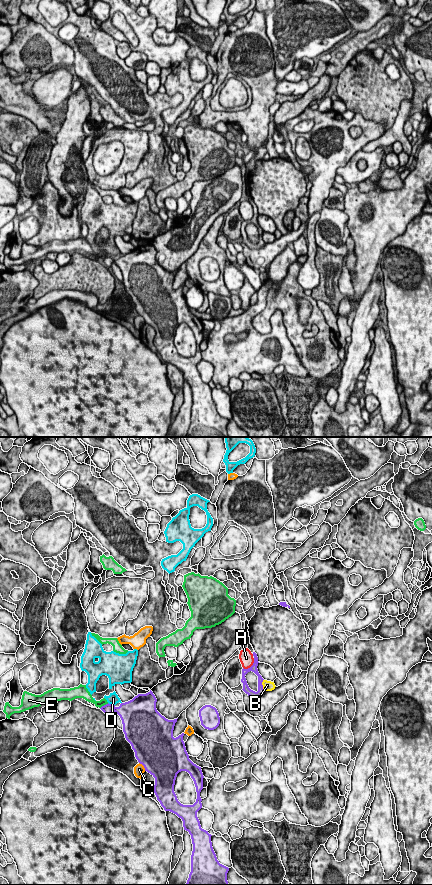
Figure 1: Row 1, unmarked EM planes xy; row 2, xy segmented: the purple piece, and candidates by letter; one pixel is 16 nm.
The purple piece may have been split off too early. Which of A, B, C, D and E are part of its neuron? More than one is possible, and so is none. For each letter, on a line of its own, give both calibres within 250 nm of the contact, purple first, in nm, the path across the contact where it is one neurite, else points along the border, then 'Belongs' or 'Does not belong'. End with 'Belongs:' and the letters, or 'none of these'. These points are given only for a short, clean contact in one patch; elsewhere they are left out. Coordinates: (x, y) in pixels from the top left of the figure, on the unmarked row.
A: Thickness 120 nm (purple) against 220 nm. Does not belong
B: Thickness 120 nm (purple) against 160 nm. Does not belong
C: Thickness 500 nm (purple) against 170 nm. Does not belong
D: Thickness 240 nm (purple) against 170 nm. Does not belong
E: Thickness 160 nm (purple) against 120 nm. Does not belong
Belongs: none of these

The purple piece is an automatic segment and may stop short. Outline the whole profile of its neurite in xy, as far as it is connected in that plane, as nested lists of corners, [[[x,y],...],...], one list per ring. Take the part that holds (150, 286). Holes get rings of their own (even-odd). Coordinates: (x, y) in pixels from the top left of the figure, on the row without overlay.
[[[150,242],[146,246],[138,246],[132,252],[121,255],[119,259],[112,256],[106,256],[100,261],[107,267],[111,268],[116,264],[123,276],[123,284],[126,292],[131,296],[135,304],[135,309],[155,330],[154,345],[157,352],[165,363],[176,366],[183,373],[184,382],[191,387],[193,403],[191,407],[191,424],[186,437],[229,437],[227,425],[229,420],[220,416],[212,399],[211,386],[201,380],[197,364],[202,360],[202,351],[200,344],[203,341],[203,325],[201,319],[194,316],[186,303],[183,293],[184,285],[178,289],[173,289],[173,282],[177,271],[168,272],[162,268],[156,261],[157,251]],[[186,323],[194,333],[197,351],[193,357],[181,356],[174,344],[174,337],[177,326]]]

